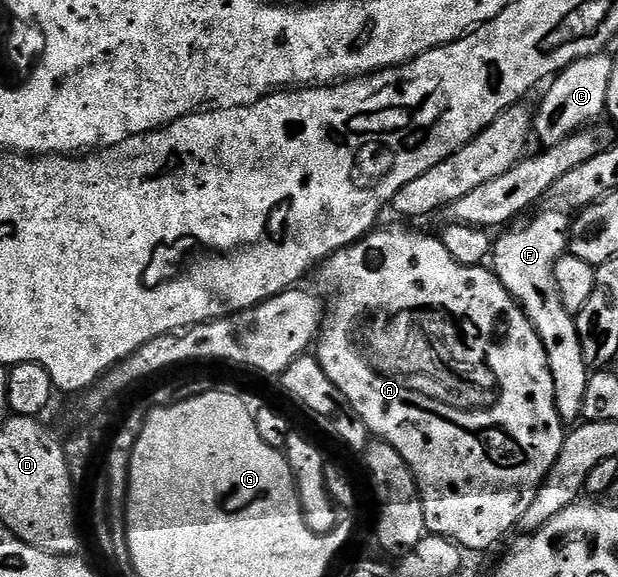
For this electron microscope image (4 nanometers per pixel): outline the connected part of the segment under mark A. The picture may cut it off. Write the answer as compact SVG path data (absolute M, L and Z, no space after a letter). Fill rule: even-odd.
M394 226L391 230L375 228L351 246L338 250L325 262L320 270L334 293L334 299L328 302L328 309L322 319L322 328L316 339L316 357L320 368L328 372L328 380L340 388L346 402L360 416L367 431L377 441L392 444L396 452L408 464L414 473L418 485L418 493L422 495L424 508L424 524L430 534L447 538L461 546L463 551L490 550L513 526L522 521L524 512L536 500L536 492L542 481L548 476L552 464L556 464L556 456L560 456L560 448L568 433L560 412L556 412L556 396L552 384L552 372L548 368L548 352L544 352L544 344L532 328L514 297L506 291L504 284L495 278L493 269L485 265L461 266L452 256L448 256L448 248L444 248L441 237L429 238L418 230L405 230L402 226Z

